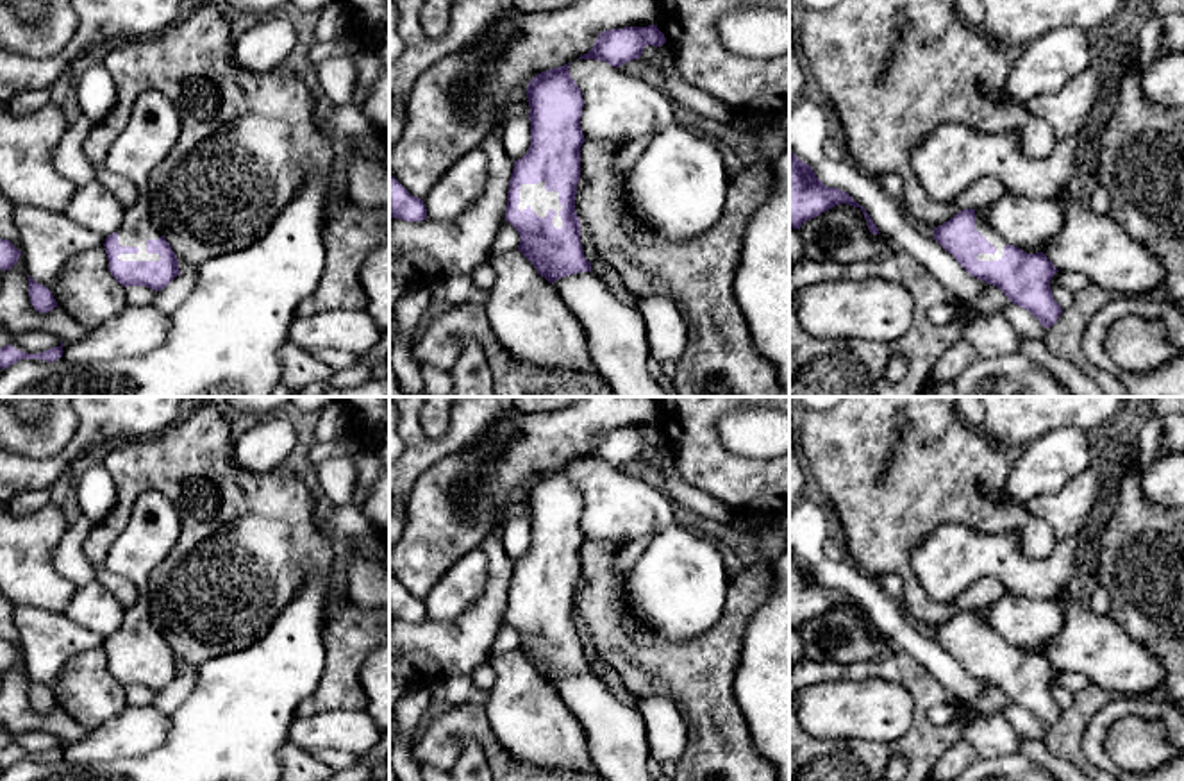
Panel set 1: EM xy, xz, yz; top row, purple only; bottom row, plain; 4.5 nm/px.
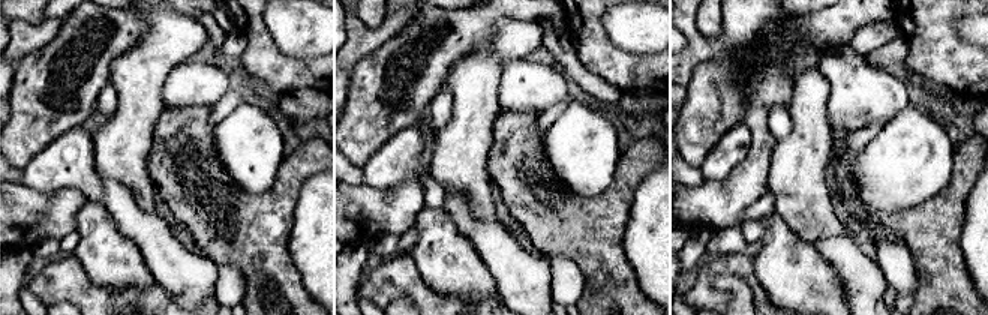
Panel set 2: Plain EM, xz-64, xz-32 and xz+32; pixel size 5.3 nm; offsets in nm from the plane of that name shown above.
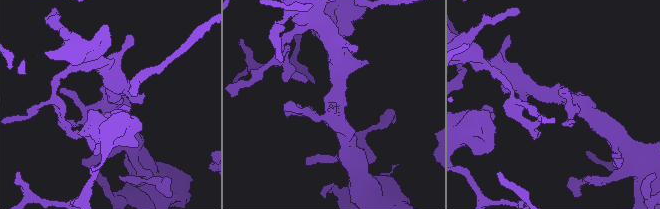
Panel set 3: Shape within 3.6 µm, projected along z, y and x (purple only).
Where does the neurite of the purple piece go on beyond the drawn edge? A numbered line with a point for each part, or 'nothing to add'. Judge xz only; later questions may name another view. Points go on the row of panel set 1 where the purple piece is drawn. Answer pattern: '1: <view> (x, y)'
1: xz (534, 195)

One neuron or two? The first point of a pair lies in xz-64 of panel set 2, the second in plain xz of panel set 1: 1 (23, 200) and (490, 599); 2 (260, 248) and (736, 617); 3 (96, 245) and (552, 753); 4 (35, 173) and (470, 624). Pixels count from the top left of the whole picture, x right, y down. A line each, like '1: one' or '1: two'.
1: one
2: one
3: one
4: two

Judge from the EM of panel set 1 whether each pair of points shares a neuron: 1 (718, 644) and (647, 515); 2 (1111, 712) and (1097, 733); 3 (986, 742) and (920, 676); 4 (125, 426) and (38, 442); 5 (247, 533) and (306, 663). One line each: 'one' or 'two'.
1: two
2: one
3: two
4: two
5: two

